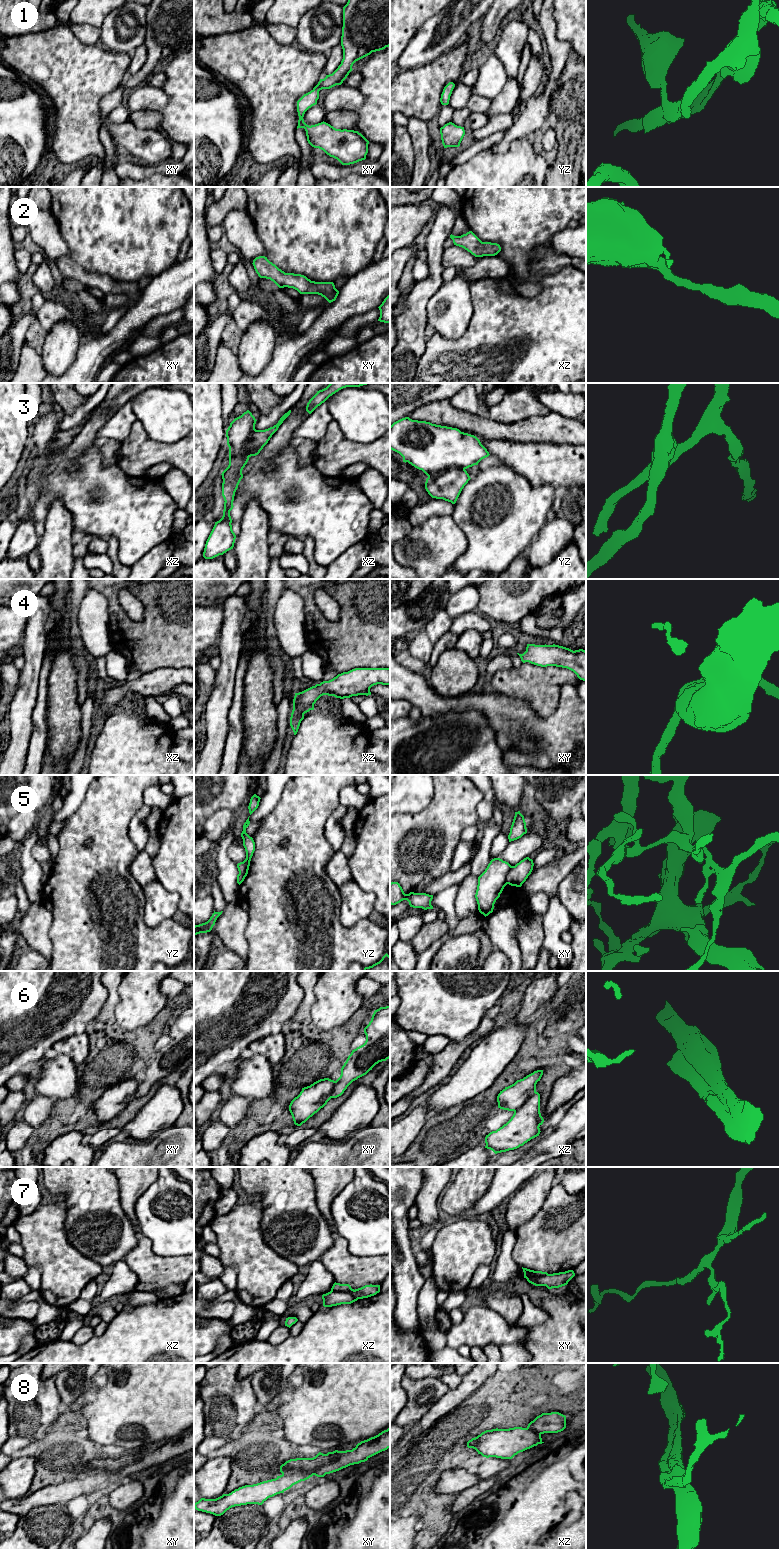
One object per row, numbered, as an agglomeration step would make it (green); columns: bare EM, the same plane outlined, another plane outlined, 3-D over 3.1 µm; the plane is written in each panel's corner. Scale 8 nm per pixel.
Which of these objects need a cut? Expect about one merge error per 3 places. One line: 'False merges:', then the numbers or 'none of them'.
False merges: 3, 5, 7

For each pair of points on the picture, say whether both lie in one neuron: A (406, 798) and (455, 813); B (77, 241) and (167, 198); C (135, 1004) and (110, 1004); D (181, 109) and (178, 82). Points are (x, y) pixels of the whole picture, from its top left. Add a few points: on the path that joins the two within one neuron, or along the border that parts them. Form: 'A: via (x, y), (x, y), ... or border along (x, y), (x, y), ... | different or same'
A: border along (434, 785), (434, 796), (422, 809), (405, 813) | different
B: via (99, 219), (109, 215), (145, 215) | same
C: border along (121, 981), (118, 987), (119, 1003), (113, 1013) | different
D: via (181, 102), (181, 89) | same

